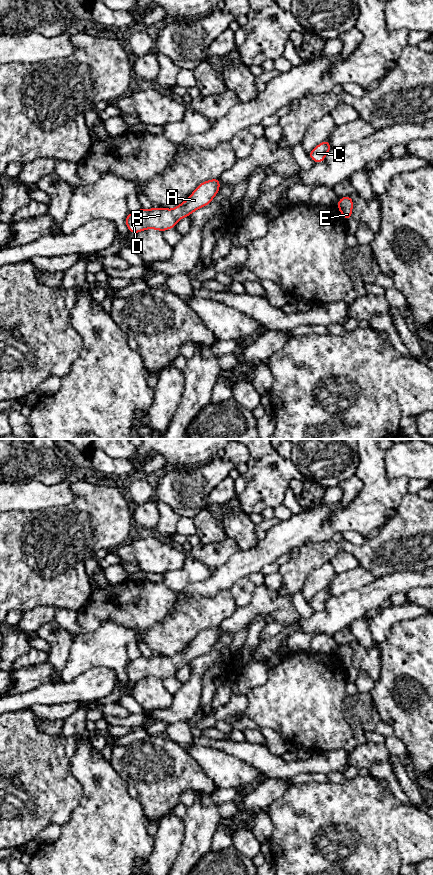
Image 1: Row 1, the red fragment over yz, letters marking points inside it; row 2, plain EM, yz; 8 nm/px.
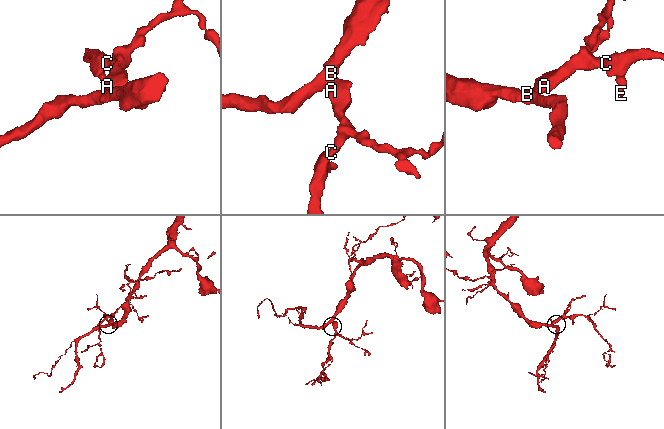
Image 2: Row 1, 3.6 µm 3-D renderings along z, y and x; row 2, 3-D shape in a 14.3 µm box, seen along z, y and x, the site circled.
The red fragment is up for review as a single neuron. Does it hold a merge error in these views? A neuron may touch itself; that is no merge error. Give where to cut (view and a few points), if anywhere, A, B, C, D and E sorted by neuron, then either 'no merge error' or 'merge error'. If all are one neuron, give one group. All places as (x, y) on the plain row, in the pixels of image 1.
cut none; groups A B C D E; no merge error

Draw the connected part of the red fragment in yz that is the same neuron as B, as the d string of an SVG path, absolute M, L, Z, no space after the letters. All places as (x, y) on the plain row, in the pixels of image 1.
M219 626L200 631L192 642L175 656L163 655L149 658L140 656L136 660L128 661L125 672L130 681L137 682L143 678L156 677L165 680L175 676L184 665L190 664L194 659L208 654L220 638Z

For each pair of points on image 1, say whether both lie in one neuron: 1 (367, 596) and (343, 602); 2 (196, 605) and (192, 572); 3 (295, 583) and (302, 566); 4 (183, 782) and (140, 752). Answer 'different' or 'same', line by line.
1: same
2: different
3: same
4: same

